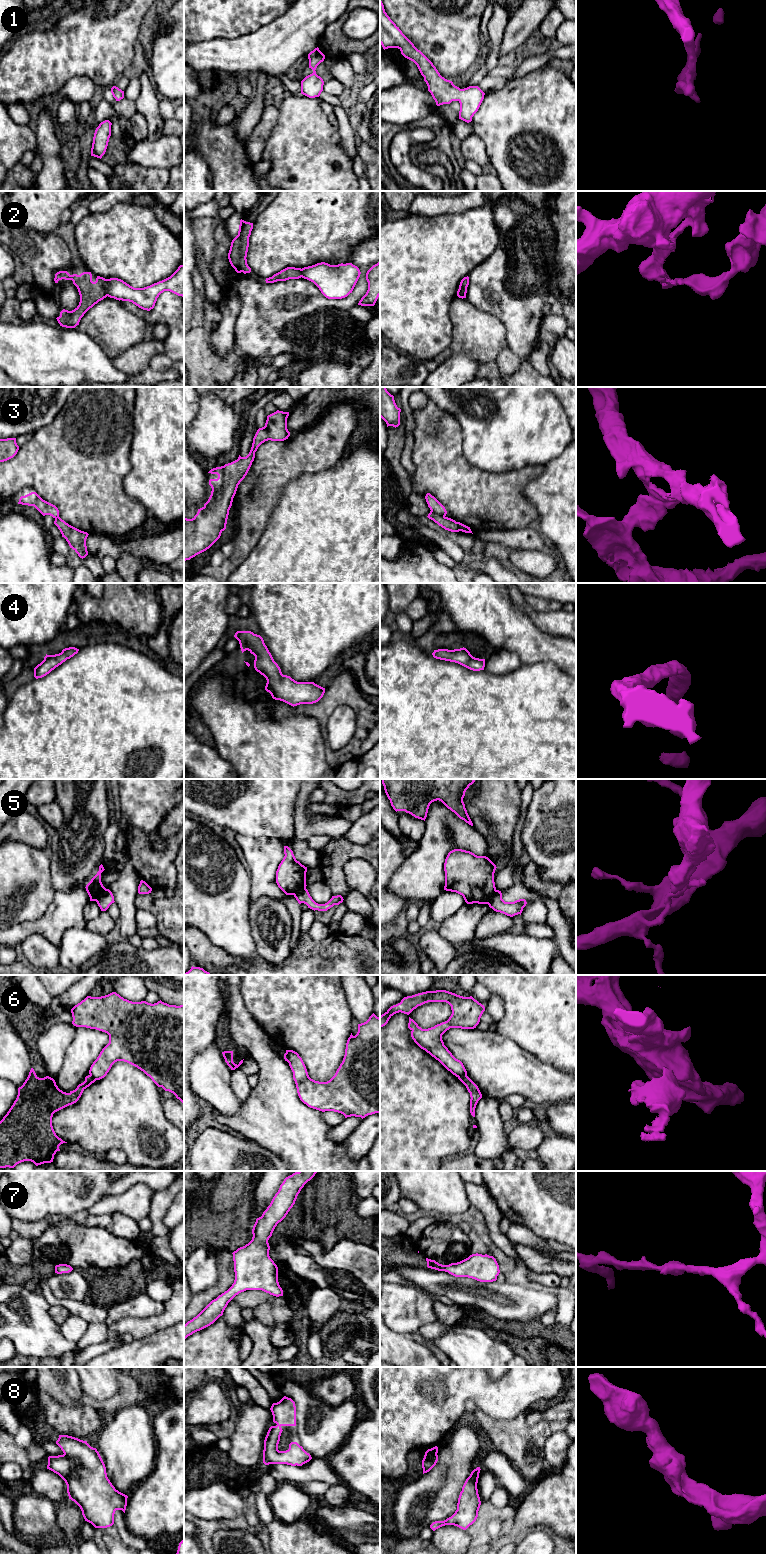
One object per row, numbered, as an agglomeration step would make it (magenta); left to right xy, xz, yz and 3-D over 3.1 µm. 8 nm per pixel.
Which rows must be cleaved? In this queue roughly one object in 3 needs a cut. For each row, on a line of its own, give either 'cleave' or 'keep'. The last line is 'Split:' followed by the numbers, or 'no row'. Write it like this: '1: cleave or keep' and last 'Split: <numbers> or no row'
1: keep
2: cleave
3: cleave
4: keep
5: cleave
6: cleave
7: keep
8: keep
Split: 2, 3, 5, 6

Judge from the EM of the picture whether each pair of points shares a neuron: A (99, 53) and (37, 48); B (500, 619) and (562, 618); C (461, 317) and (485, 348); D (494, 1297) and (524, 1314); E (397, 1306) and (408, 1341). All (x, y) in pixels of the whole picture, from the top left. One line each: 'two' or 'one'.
A: one
B: two
C: one
D: one
E: two

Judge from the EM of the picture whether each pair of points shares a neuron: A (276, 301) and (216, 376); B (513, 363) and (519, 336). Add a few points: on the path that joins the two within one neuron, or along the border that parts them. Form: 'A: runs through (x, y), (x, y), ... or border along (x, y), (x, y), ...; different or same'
A: border along (235, 336), (237, 345), (251, 358); different
B: border along (508, 346), (516, 355), (528, 355), (530, 353); different

